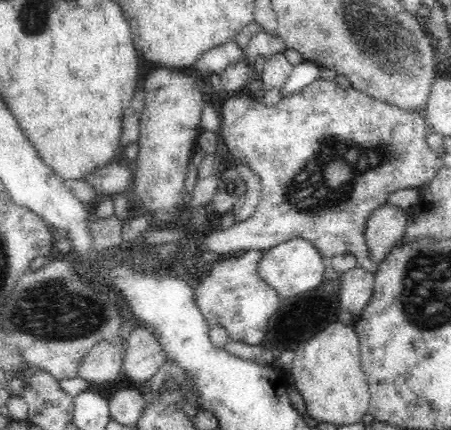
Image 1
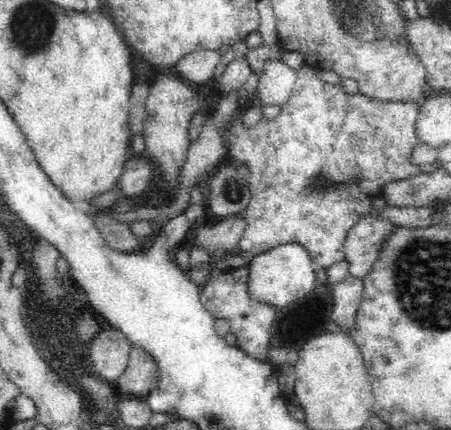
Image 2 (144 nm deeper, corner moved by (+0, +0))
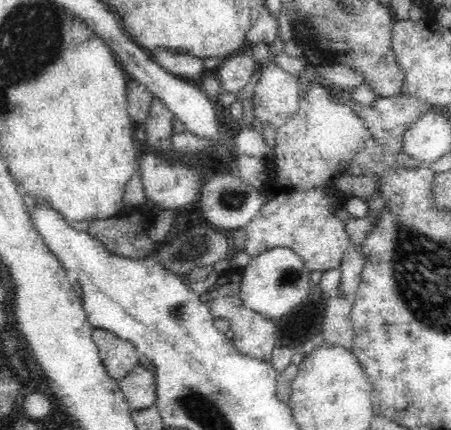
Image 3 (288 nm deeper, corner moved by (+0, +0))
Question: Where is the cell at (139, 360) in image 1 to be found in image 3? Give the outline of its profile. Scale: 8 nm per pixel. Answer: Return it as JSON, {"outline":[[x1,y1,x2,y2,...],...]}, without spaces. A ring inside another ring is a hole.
{"outline":[[140,364,134,370,130,370,130,374,124,376,118,384,126,396,130,412,142,412,156,406,156,400,158,400,156,378,146,368,146,364]]}

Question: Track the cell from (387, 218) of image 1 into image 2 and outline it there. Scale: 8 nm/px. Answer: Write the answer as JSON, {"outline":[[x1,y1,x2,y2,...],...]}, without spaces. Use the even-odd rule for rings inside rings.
{"outline":[[364,216,360,218,346,236,346,248,344,248,344,260,350,266,350,276,358,280,366,280,370,274,374,262,380,256,382,240,394,230,396,226,384,220,378,220,376,216]]}

